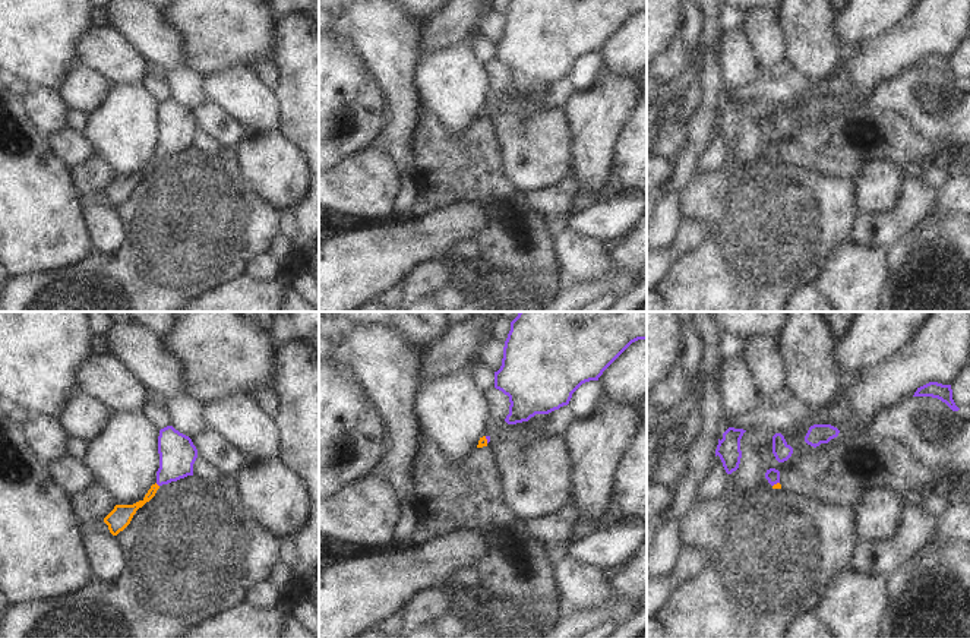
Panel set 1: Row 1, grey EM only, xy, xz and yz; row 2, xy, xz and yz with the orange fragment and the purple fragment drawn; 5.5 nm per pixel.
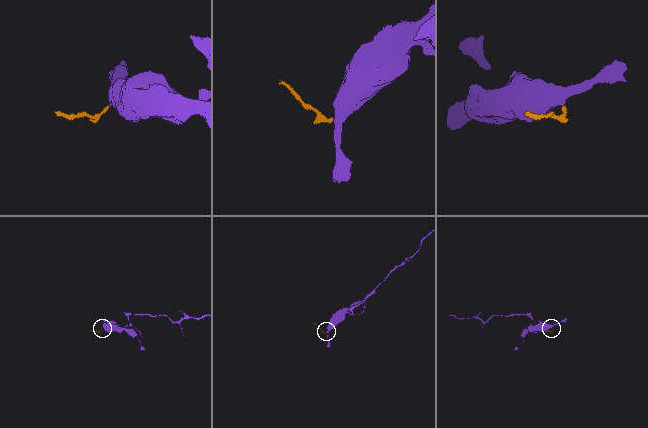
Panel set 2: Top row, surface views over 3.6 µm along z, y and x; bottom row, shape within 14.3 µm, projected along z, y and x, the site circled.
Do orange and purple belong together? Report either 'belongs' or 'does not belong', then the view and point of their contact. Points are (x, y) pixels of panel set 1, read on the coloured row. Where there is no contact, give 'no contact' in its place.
belongs; contact xy (157, 485)

